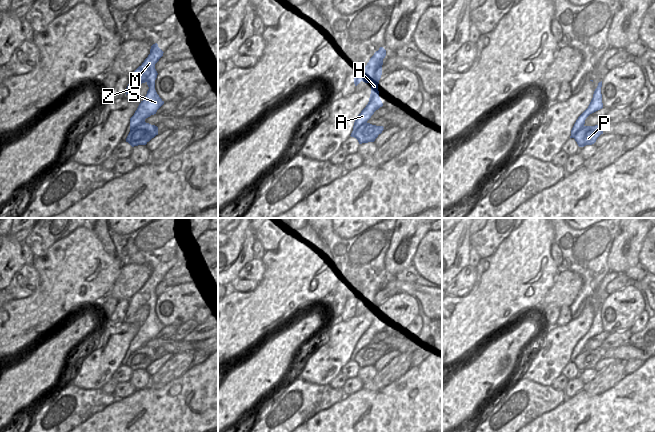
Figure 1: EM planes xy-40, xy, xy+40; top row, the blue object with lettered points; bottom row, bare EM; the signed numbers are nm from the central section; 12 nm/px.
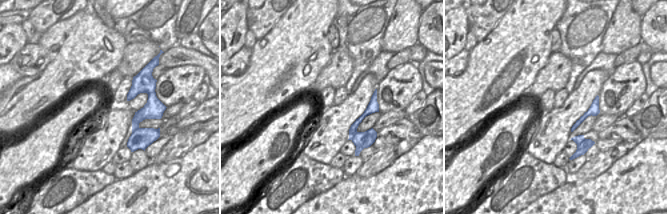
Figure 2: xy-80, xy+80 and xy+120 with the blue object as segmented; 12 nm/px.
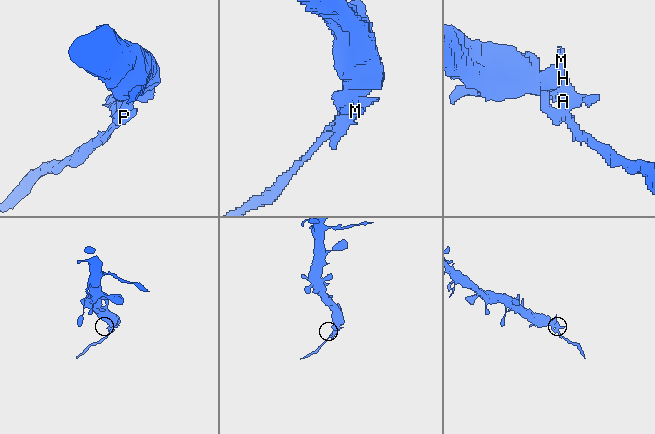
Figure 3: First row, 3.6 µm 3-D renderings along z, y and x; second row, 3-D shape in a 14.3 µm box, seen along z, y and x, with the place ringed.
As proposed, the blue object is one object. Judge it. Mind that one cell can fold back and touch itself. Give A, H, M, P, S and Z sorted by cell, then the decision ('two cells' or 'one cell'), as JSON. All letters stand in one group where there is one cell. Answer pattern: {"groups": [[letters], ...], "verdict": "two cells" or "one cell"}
{"groups": [["A", "H", "M", "S", "Z"], ["P"]], "verdict": "two cells"}

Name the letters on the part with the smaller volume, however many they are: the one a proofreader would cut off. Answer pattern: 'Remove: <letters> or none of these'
Remove: P

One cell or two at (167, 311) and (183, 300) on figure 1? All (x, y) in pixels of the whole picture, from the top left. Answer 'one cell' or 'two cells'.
one cell

